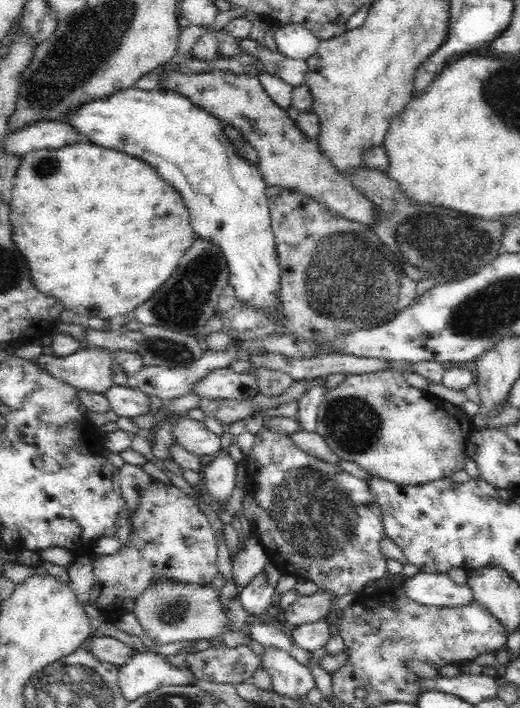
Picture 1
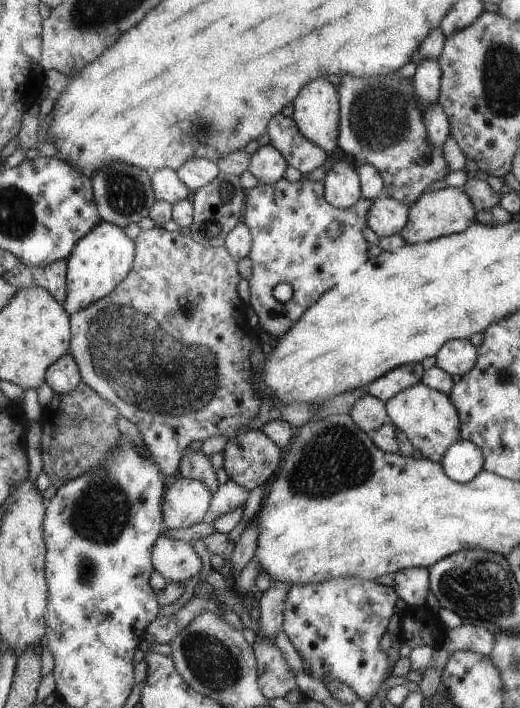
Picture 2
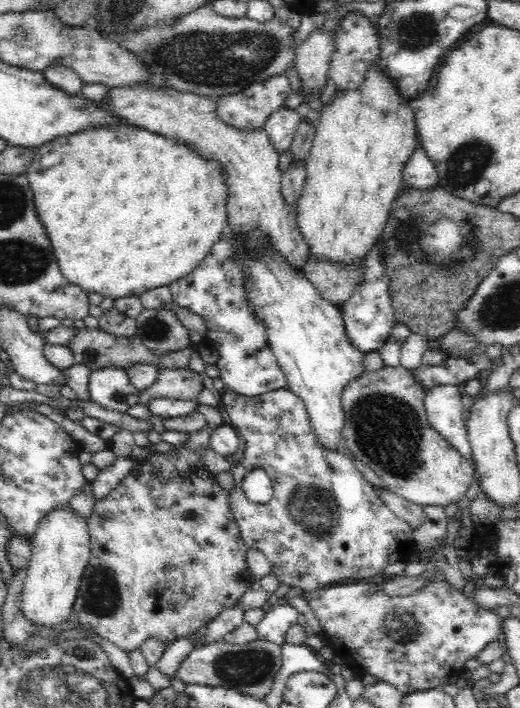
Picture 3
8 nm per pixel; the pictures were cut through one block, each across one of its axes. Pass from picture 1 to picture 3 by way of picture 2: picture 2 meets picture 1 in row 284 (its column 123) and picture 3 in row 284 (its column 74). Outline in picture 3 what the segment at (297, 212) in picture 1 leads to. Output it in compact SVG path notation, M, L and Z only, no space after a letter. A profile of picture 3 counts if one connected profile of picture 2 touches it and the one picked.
M370 247L366 252L364 258L358 258L353 261L353 264L334 263L331 260L318 259L309 252L308 249L308 260L302 264L302 274L306 279L310 280L318 295L328 303L332 303L336 308L342 308L343 304L352 296L356 287L361 285L363 281L363 272L365 267L365 258L367 254L373 251L373 247Z

